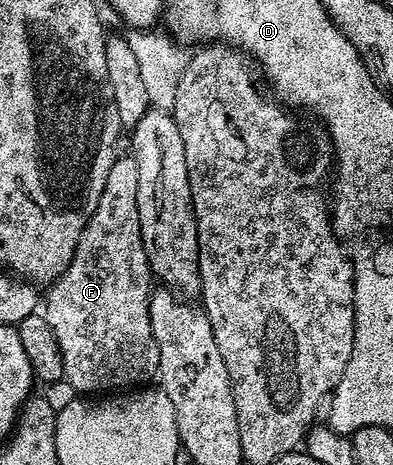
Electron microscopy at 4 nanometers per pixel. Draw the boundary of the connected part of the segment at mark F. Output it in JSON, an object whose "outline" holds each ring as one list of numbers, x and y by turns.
{"outline":[[120,154,114,166,110,166,102,198,98,198,98,210,94,210,90,222,86,222,70,266,66,266,55,284,47,289,48,301,42,304,42,315,50,322,50,330,54,330,54,338,58,338,62,350,64,379,77,393,108,394,113,390,128,390,157,375,158,342,154,330,150,330,153,291,154,277,138,226,138,162,131,154]]}

